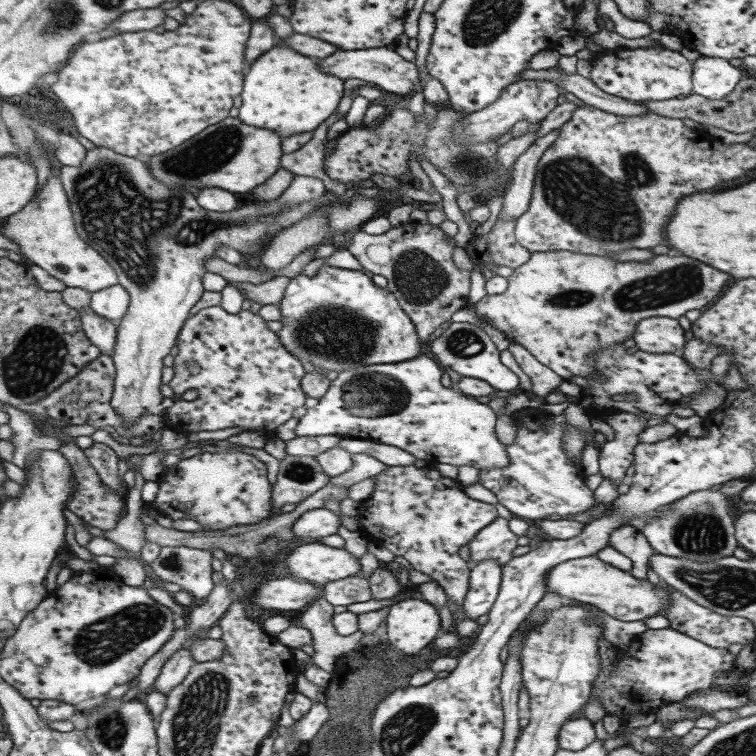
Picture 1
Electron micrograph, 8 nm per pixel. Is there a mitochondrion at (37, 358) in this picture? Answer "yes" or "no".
yes

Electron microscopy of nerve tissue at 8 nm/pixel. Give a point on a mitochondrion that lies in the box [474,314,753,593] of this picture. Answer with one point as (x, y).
(700, 531)

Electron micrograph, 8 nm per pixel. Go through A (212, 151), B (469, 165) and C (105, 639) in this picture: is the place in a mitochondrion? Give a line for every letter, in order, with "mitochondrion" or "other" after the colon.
A: mitochondrion
B: mitochondrion
C: mitochondrion

